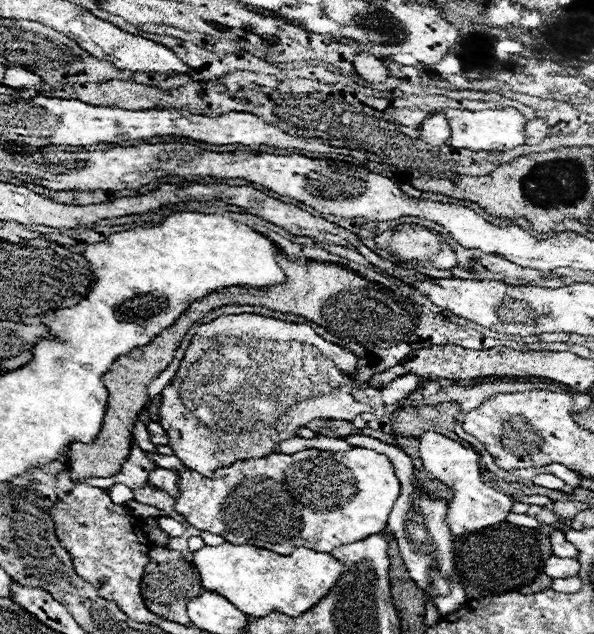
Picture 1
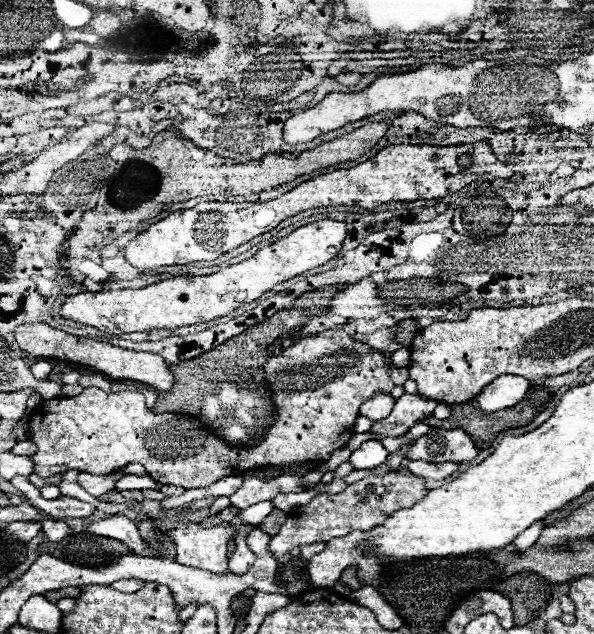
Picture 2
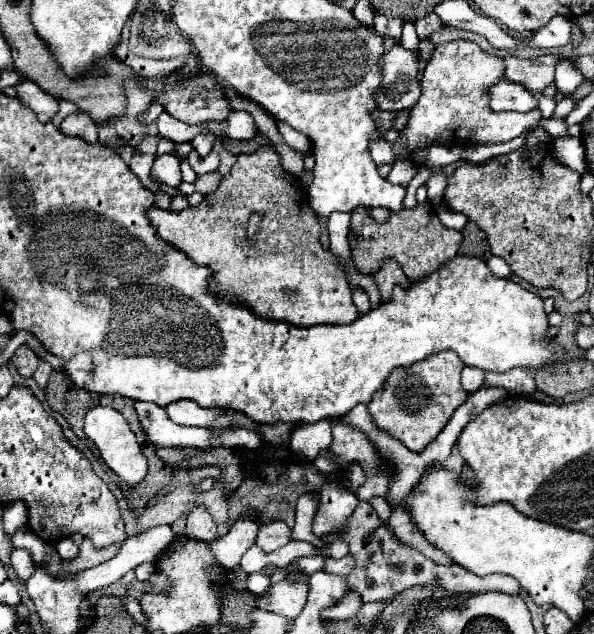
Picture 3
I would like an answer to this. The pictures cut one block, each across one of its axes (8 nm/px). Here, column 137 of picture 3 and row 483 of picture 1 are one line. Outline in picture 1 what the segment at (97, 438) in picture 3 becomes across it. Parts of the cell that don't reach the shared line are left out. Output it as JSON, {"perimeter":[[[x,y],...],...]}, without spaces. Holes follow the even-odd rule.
{"perimeter":[[[426,432],[419,438],[419,454],[423,462],[423,468],[436,480],[452,492],[452,500],[448,506],[448,526],[452,536],[462,536],[466,532],[476,532],[486,526],[494,526],[506,520],[506,516],[512,510],[512,498],[506,494],[486,486],[480,478],[478,452],[474,452],[470,446],[462,446],[460,442],[454,442],[450,438],[436,432]]]}

